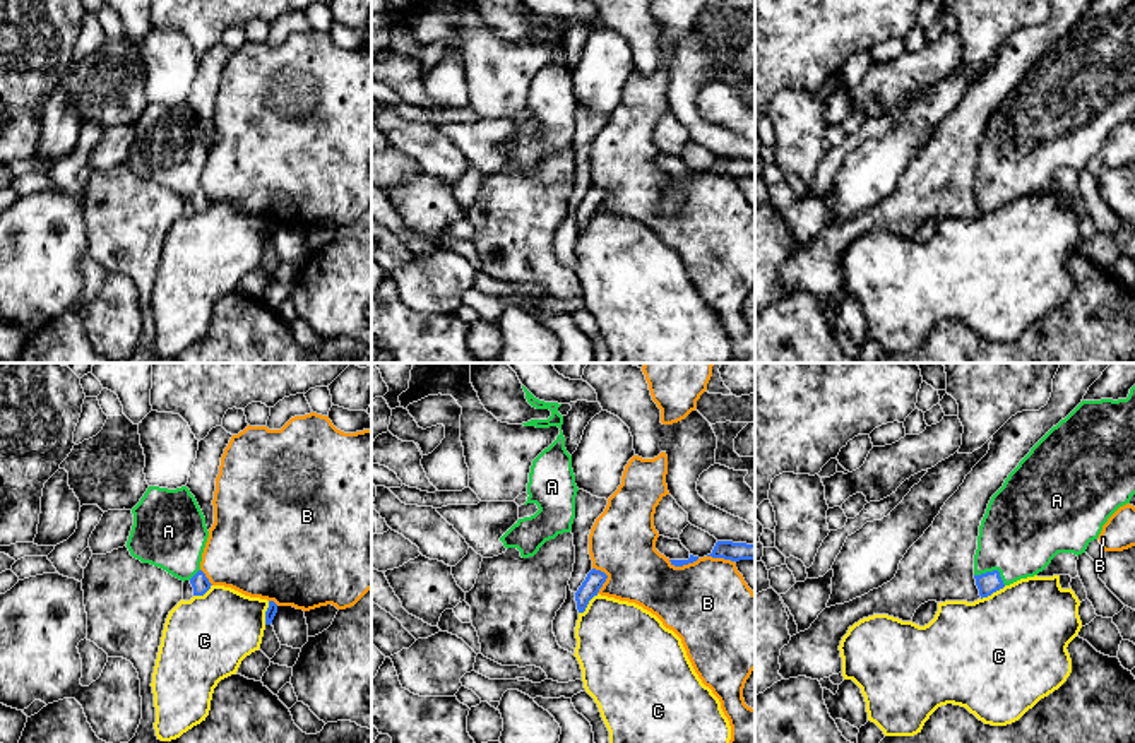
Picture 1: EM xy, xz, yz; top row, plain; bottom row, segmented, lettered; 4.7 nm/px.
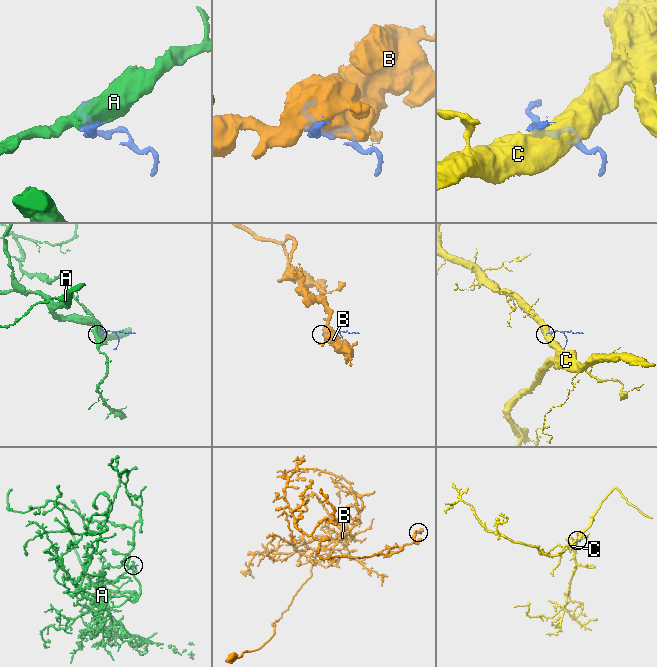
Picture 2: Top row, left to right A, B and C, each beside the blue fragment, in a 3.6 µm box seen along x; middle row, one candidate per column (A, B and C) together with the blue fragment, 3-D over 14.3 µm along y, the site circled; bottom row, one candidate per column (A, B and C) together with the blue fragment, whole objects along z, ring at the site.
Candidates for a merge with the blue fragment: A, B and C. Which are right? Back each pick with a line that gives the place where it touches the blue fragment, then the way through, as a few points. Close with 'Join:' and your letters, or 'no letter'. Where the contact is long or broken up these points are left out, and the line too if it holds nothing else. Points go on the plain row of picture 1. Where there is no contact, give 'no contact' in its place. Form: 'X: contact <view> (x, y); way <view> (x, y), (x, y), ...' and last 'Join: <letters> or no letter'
A: contact yz (993, 187); way yz (988, 199), (993, 187), (1024, 144)
Join: A

